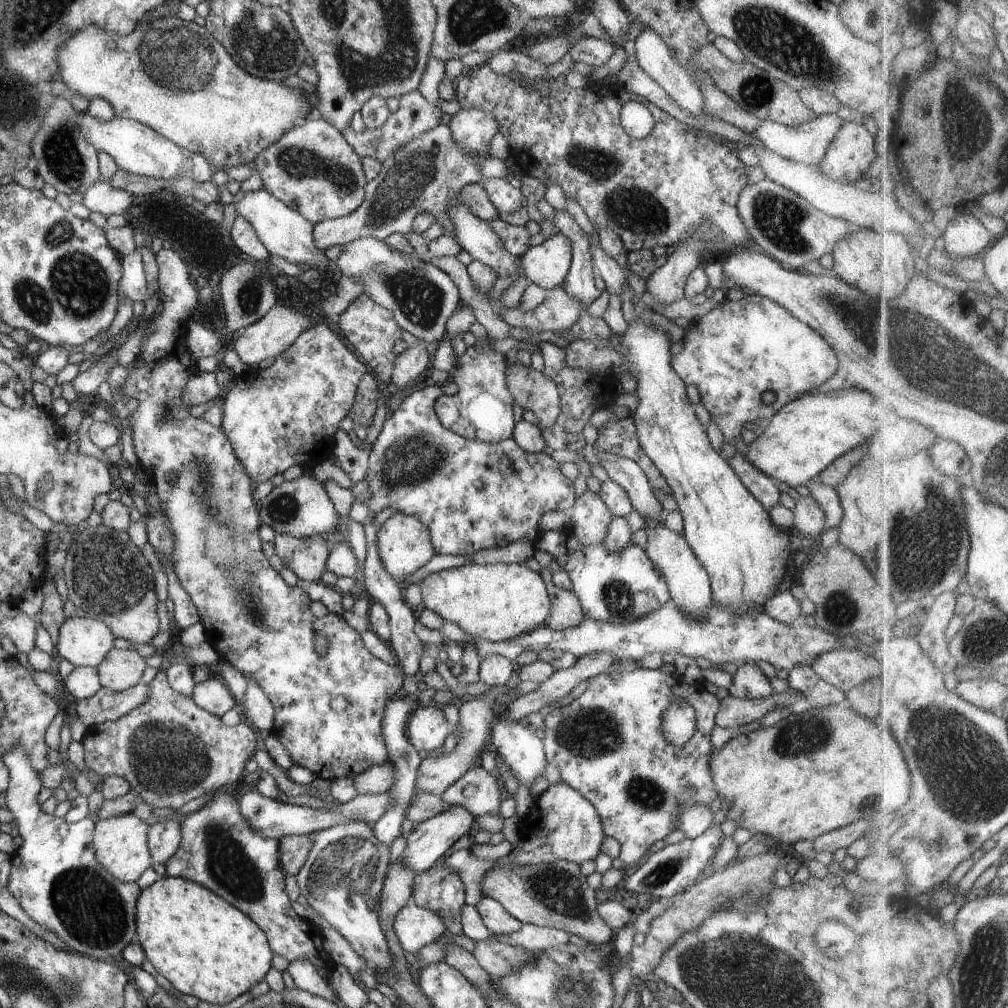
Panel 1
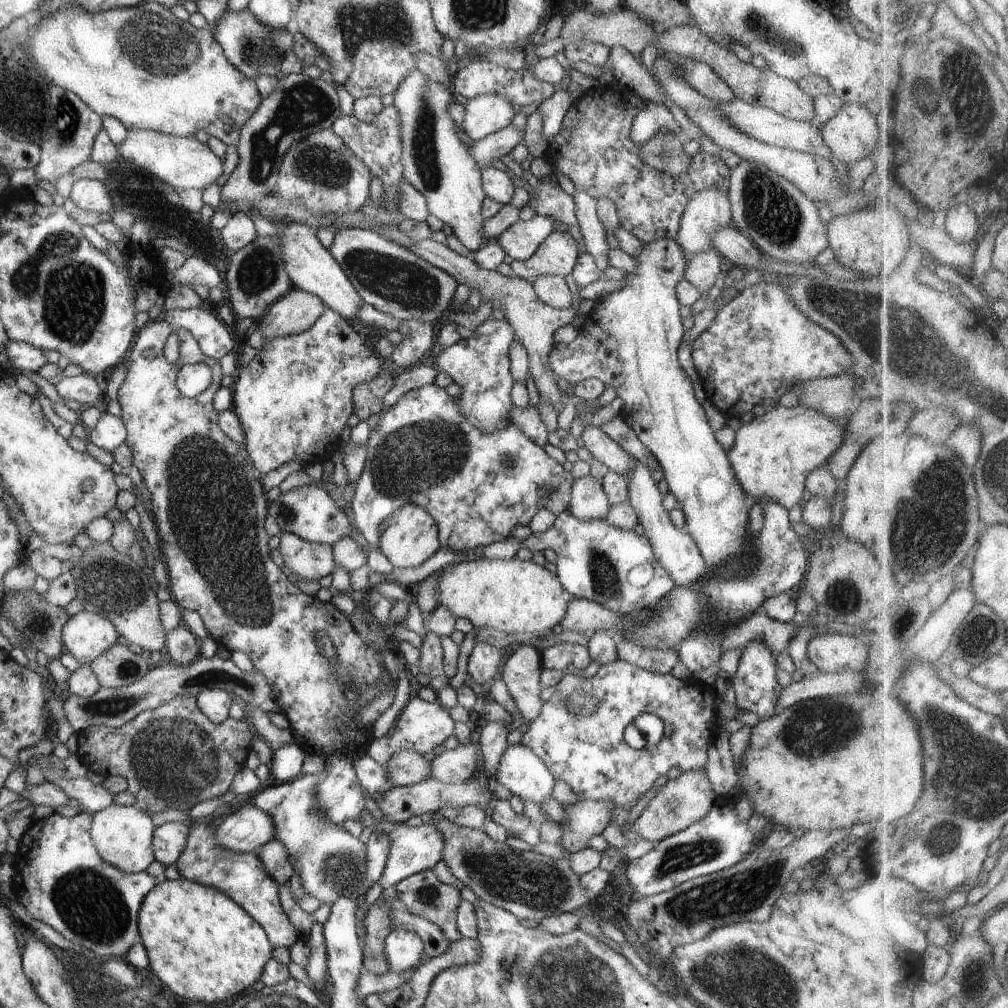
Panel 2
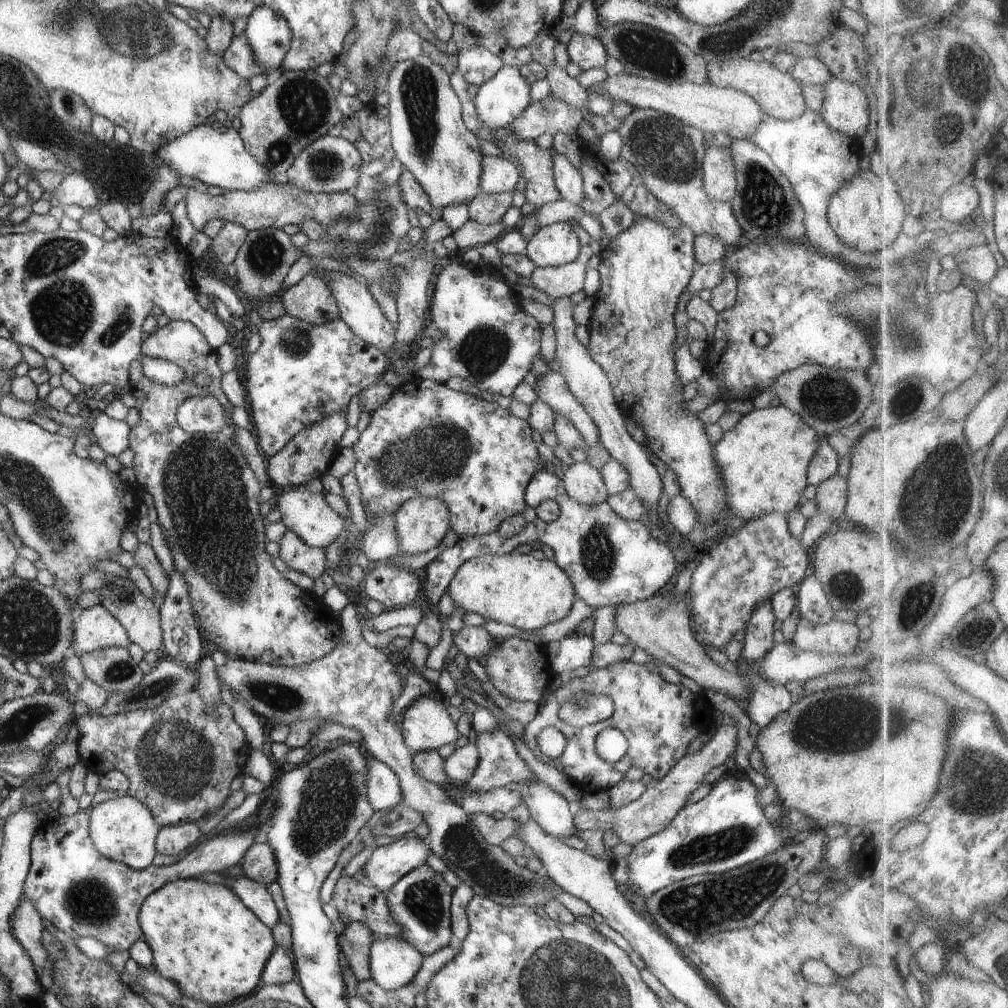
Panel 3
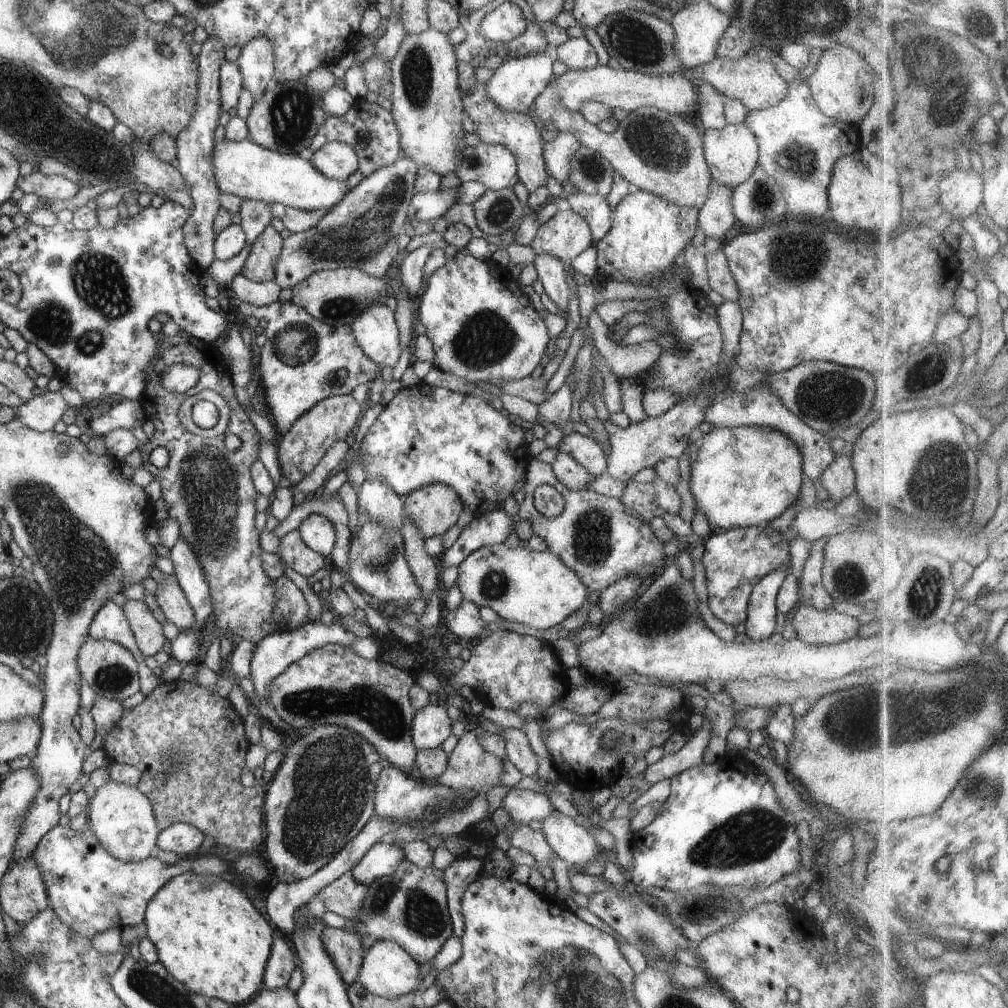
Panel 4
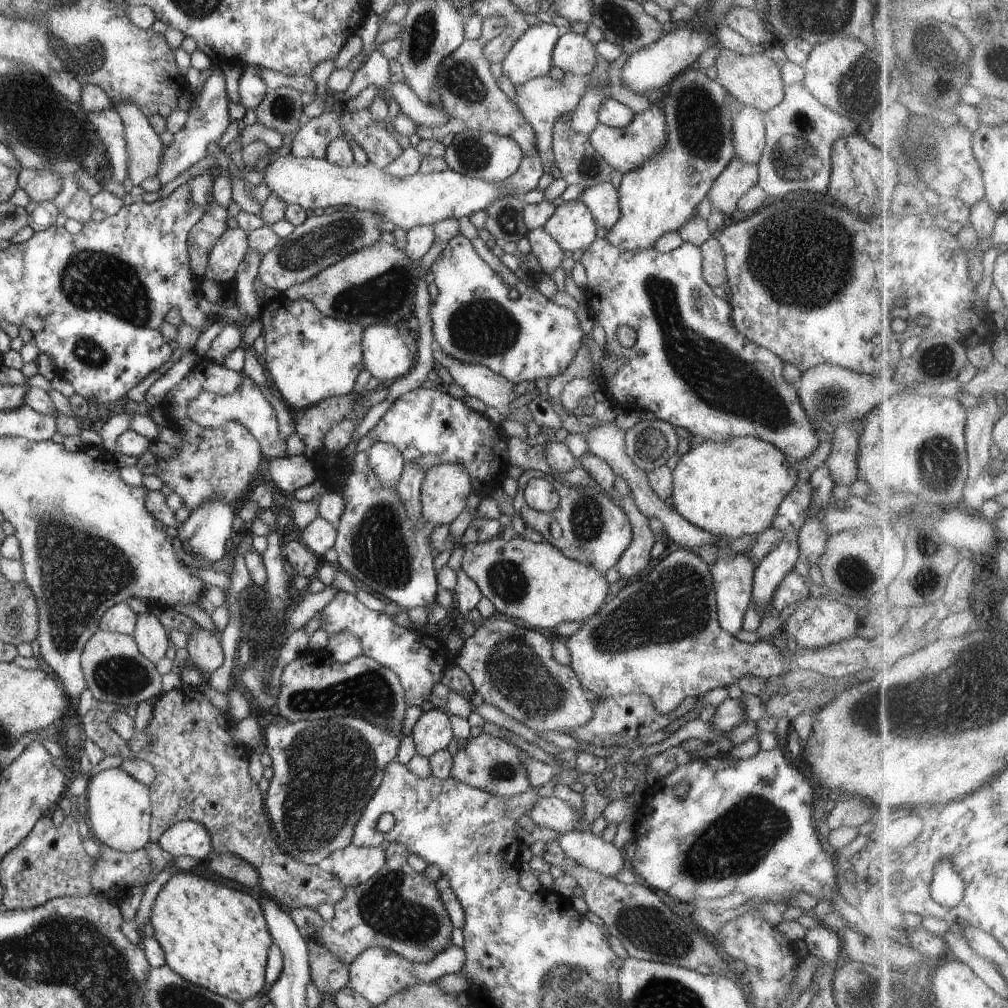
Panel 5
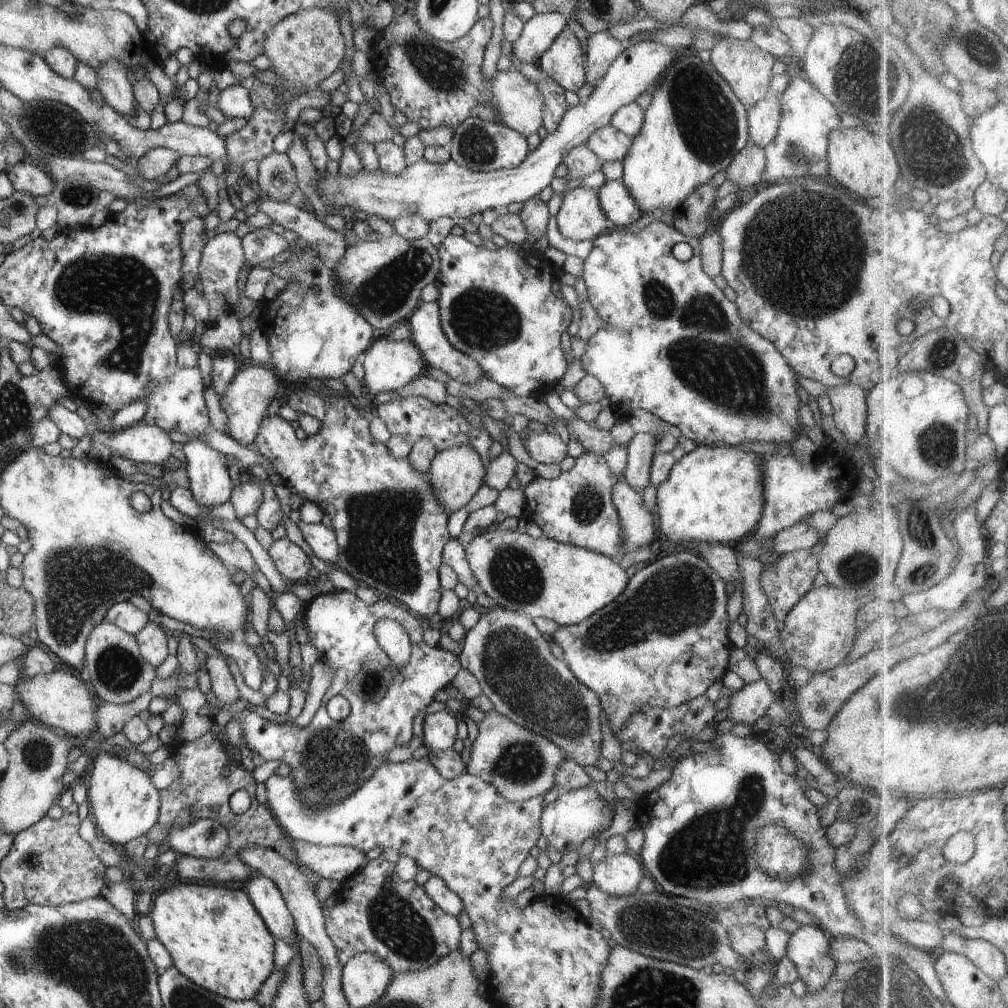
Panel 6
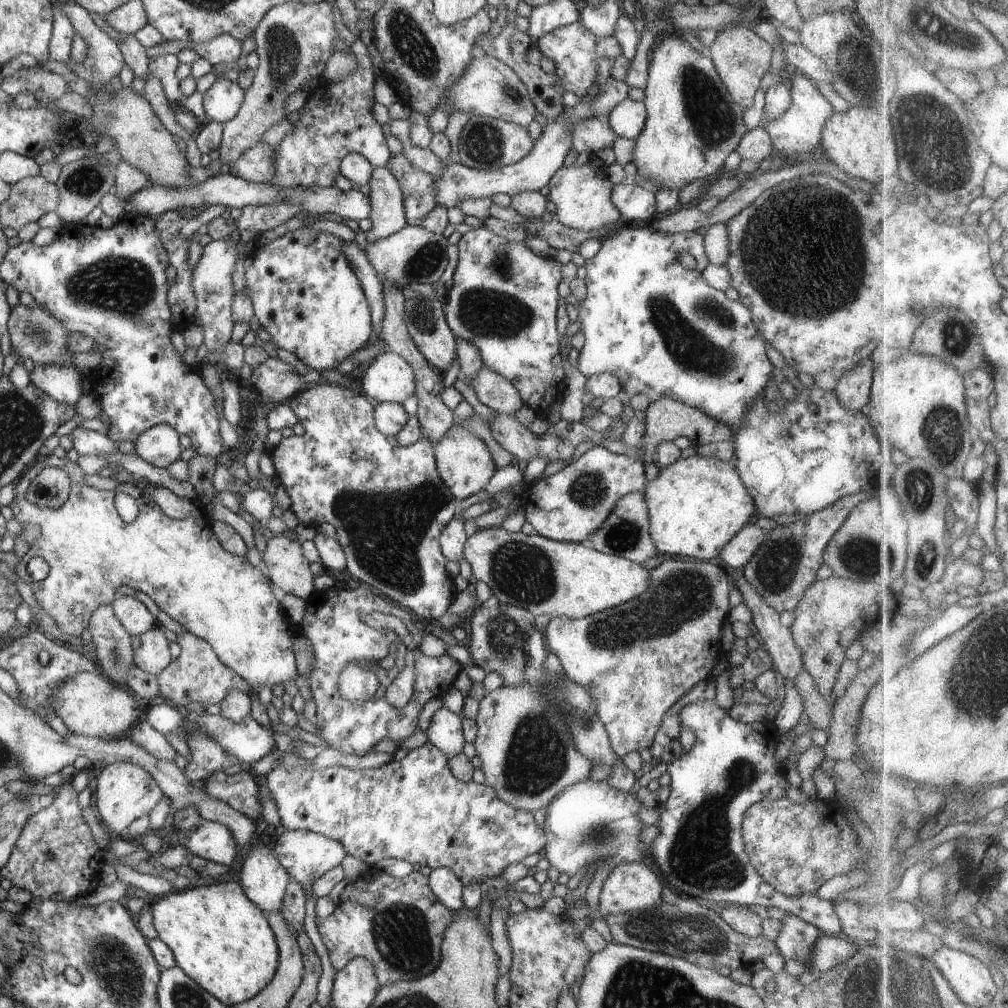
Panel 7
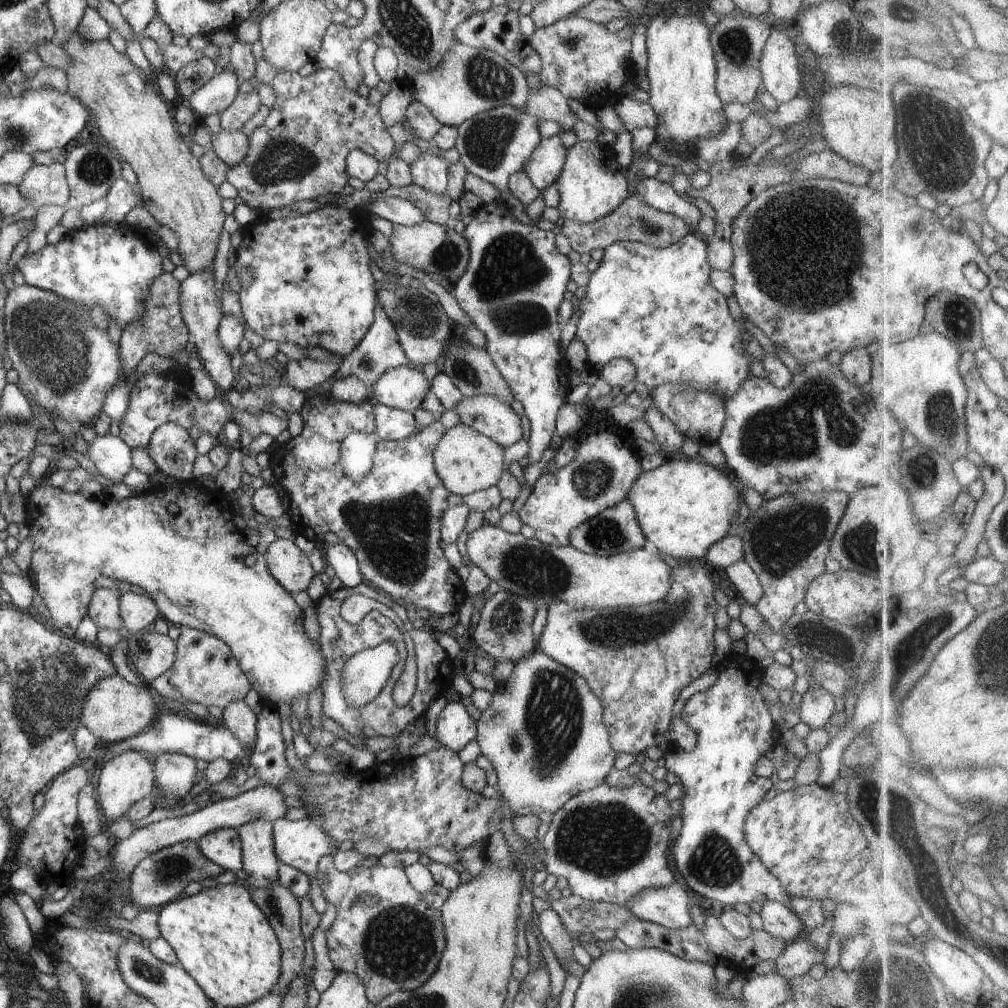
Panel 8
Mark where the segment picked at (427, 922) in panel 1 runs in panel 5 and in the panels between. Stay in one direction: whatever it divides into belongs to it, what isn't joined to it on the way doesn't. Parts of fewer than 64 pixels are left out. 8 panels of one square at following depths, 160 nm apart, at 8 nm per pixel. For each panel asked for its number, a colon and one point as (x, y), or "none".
2: (403, 948)
3: (394, 962)
4: (388, 971)
5: (377, 974)

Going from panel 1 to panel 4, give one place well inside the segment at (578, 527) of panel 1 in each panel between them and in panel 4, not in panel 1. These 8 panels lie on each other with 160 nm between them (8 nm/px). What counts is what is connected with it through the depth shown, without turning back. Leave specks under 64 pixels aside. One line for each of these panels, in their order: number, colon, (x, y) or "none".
2: (589, 501)
3: (584, 484)
4: (572, 476)

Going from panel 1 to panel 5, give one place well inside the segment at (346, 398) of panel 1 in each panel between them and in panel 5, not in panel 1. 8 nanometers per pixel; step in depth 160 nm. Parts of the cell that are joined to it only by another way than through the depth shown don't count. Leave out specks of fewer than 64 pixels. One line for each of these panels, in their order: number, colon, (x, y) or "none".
2: (294, 398)
3: (301, 372)
4: (304, 360)
5: (311, 357)

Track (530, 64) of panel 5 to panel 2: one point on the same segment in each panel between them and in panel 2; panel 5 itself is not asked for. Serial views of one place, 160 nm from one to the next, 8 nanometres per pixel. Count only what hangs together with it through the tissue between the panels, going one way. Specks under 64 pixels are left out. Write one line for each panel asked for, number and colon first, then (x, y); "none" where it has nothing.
2: (485, 114)
3: (500, 100)
4: (516, 84)

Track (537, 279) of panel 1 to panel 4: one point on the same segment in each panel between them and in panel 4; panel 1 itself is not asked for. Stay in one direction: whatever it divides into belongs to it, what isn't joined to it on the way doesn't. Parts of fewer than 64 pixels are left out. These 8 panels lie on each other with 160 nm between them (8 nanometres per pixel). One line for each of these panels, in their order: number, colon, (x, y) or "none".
2: (558, 254)
3: (555, 245)
4: (567, 234)

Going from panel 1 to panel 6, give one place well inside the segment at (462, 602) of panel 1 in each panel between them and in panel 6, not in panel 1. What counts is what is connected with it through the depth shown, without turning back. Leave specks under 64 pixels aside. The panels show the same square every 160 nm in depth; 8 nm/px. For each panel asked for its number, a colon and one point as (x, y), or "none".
2: (509, 595)
3: (519, 590)
4: (537, 589)
5: (536, 583)
6: (540, 577)

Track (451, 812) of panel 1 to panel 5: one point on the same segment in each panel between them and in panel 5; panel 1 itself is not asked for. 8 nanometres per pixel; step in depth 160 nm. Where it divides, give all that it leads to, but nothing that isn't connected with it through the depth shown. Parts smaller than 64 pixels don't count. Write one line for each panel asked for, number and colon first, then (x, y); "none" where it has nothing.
2: (415, 849)
3: (388, 863)
4: (382, 858)
5: (352, 865)

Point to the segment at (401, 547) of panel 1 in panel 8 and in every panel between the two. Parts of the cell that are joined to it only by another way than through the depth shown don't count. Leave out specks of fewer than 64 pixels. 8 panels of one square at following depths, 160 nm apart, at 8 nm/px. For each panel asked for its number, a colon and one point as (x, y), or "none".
2: (412, 537)
3: (422, 522)
4: (435, 508)
5: (446, 487)
6: (455, 474)
7: (464, 463)
8: (466, 461)

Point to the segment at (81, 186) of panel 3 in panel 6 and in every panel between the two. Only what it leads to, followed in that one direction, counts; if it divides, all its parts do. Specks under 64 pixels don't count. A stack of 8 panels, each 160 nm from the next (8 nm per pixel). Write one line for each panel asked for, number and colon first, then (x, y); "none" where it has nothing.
4: (55, 187)
5: (40, 185)
6: (27, 178)

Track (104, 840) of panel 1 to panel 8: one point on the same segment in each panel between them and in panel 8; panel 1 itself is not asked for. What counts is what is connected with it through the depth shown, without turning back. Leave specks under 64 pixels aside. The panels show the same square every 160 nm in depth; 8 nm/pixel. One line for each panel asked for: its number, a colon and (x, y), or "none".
2: (123, 835)
3: (123, 829)
4: (122, 818)
5: (119, 812)
6: (123, 803)
7: (125, 792)
8: (128, 777)

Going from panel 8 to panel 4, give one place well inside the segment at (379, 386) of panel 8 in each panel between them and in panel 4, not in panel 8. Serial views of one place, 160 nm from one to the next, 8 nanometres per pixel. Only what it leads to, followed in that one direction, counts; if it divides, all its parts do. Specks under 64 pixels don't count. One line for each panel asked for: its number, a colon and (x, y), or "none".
4: (375, 330)
5: (386, 356)
6: (389, 365)
7: (390, 378)

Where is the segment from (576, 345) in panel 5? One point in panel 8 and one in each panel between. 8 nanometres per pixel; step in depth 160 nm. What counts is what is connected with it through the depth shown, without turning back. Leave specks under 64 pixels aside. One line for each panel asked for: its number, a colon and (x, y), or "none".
6: (498, 307)
7: (503, 299)
8: (514, 285)

